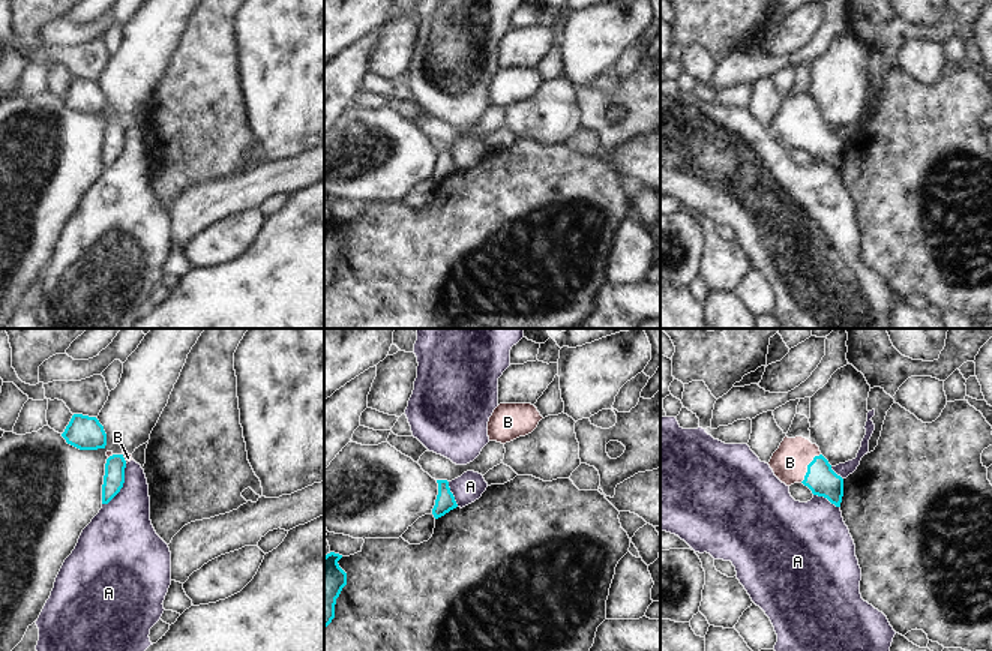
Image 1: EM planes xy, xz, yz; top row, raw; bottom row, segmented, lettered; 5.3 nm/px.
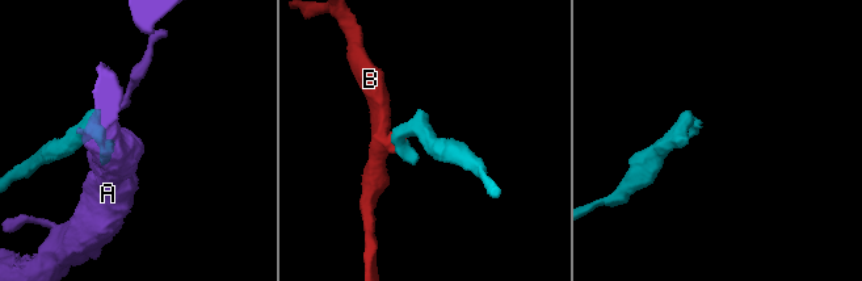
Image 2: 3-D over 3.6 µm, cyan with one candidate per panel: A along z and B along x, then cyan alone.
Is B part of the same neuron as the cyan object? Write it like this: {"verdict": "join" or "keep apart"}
{"verdict": "join"}

